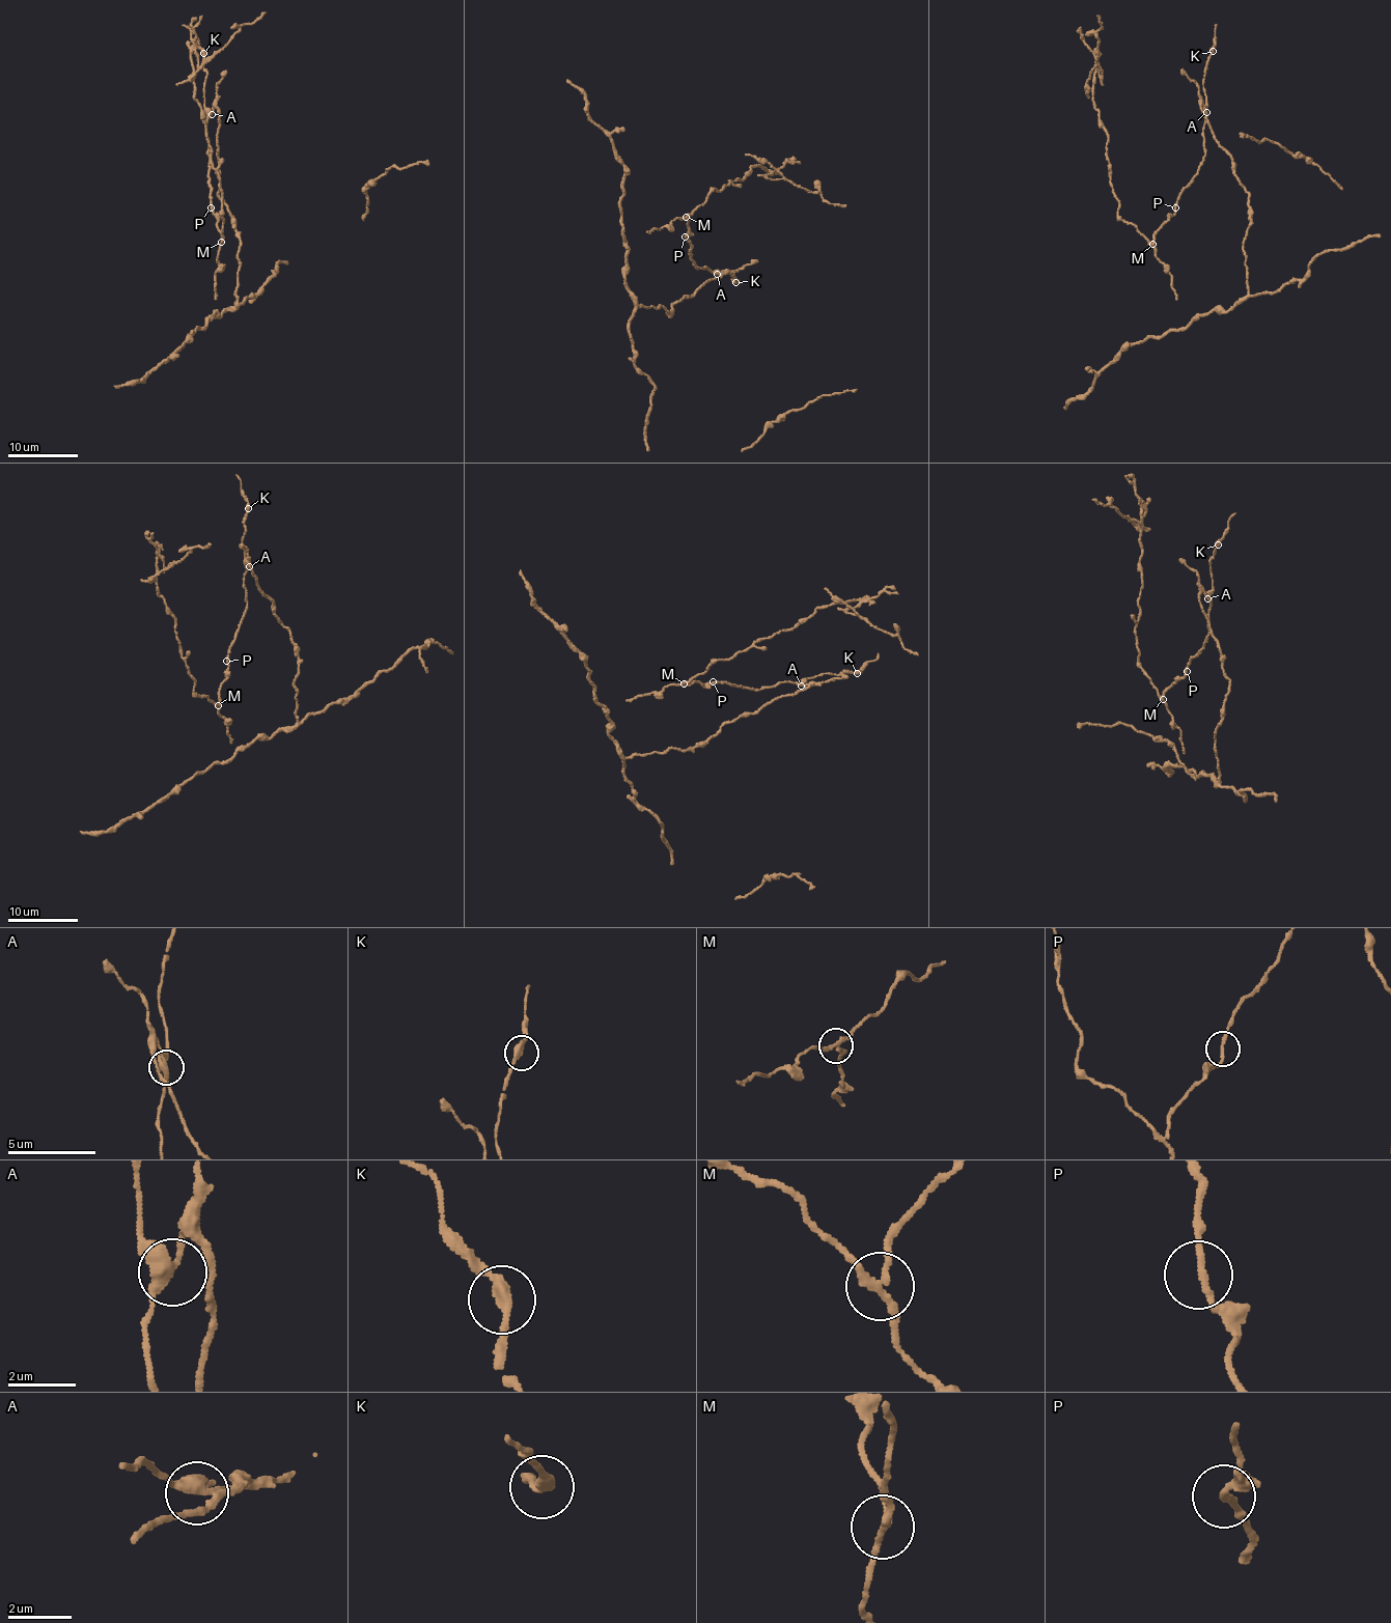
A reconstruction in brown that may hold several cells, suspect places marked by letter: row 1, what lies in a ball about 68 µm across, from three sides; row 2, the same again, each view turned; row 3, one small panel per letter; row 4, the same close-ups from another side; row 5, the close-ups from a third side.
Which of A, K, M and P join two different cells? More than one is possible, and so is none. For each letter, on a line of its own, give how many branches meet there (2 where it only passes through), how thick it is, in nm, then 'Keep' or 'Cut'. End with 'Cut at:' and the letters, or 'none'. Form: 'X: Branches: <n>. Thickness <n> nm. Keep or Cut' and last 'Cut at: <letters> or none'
A: Branches: 3. Thickness 300 nm. Cut
K: Branches: 2. Thickness 280 nm. Keep
M: Branches: 3. Thickness 200 nm. Cut
P: Branches: 2. Thickness 190 nm. Keep
Cut at: A, M

